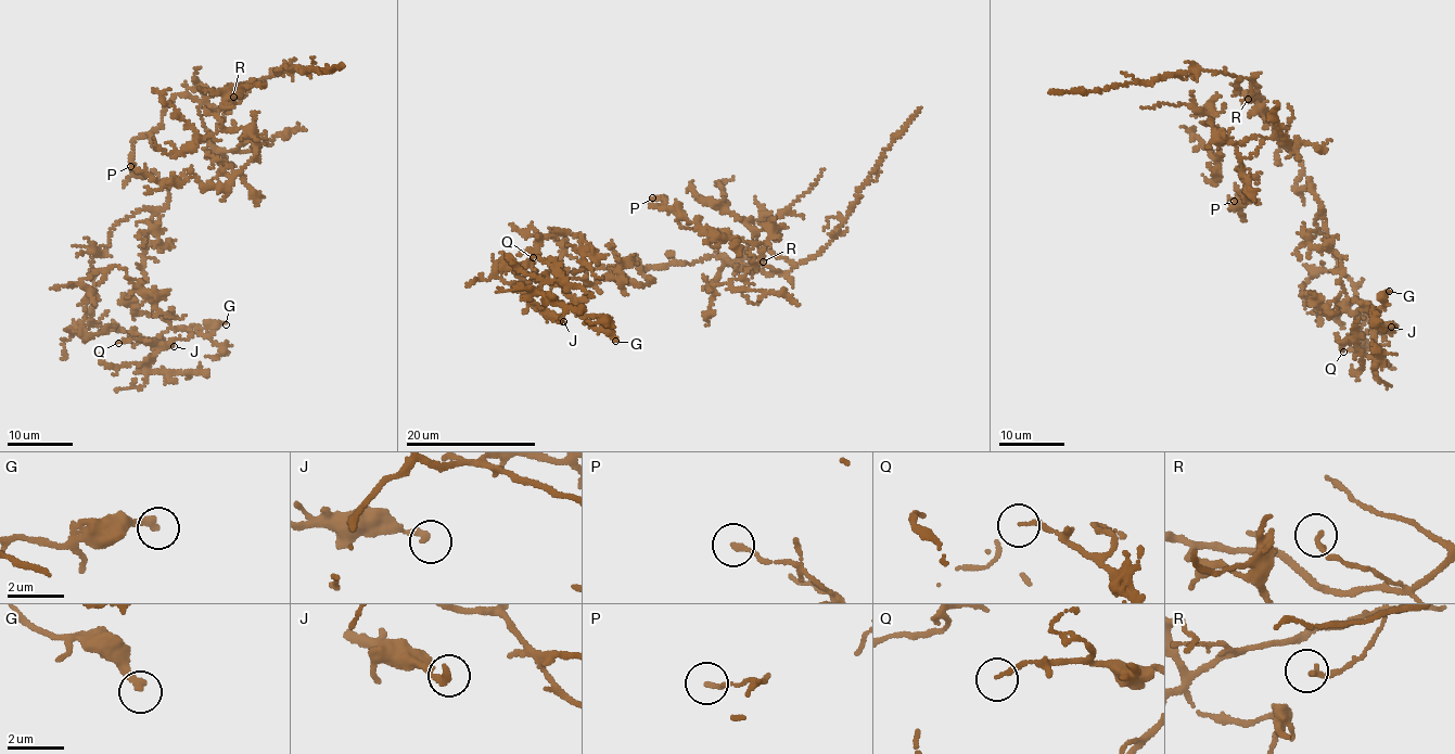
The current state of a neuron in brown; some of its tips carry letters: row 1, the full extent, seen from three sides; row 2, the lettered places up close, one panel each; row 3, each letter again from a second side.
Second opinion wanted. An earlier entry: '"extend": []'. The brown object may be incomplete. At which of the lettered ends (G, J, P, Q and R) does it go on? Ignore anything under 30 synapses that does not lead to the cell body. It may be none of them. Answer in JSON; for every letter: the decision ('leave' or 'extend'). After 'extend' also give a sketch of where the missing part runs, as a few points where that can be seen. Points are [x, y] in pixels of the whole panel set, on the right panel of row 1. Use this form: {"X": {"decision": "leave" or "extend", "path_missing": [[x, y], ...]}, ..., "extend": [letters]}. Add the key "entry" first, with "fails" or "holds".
{"entry": "holds", "G": {"decision": "leave"}, "J": {"decision": "leave"}, "P": {"decision": "leave"}, "Q": {"decision": "leave"}, "R": {"decision": "leave"}, "extend": []}

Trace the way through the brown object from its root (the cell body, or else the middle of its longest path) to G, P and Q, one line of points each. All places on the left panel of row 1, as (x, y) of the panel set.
G: (137, 139), (133, 173), (154, 173), (168, 196), (148, 230), (135, 314), (160, 315), (180, 329), (226, 324)
P: (137, 139), (187, 93), (219, 150), (257, 145), (215, 188), (192, 178), (160, 184), (130, 166)
Q: (137, 139), (133, 173), (154, 173), (168, 196), (132, 307), (169, 326), (149, 363), (156, 343), (118, 343)

